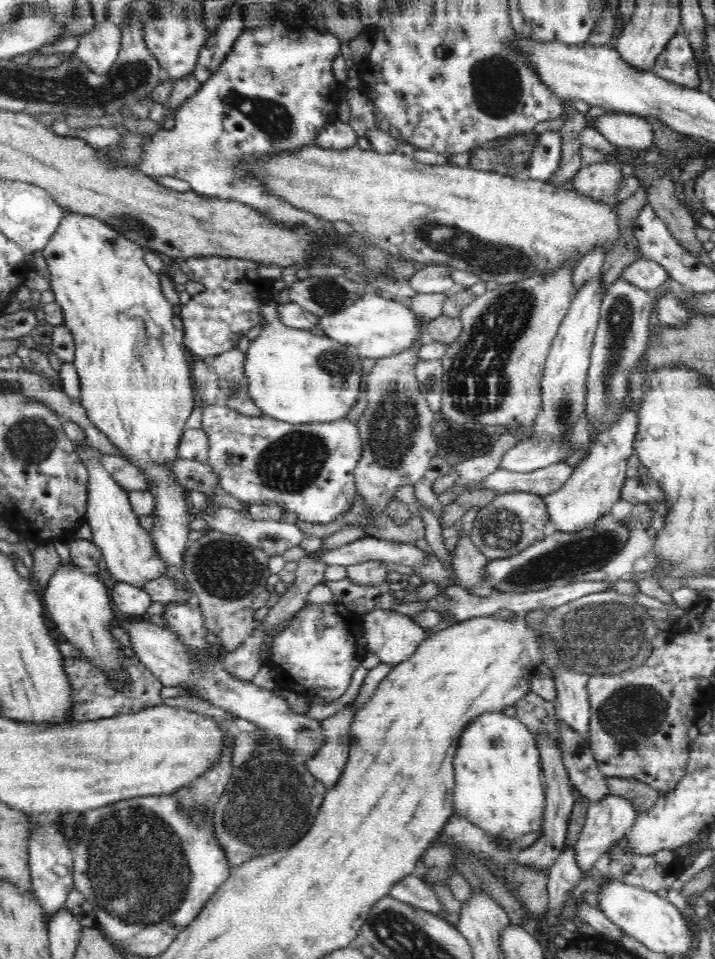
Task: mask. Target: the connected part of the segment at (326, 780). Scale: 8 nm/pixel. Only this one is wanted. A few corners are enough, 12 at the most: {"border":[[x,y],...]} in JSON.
{"border":[[354,702],[323,721],[326,744],[304,763],[328,790],[349,755]]}

